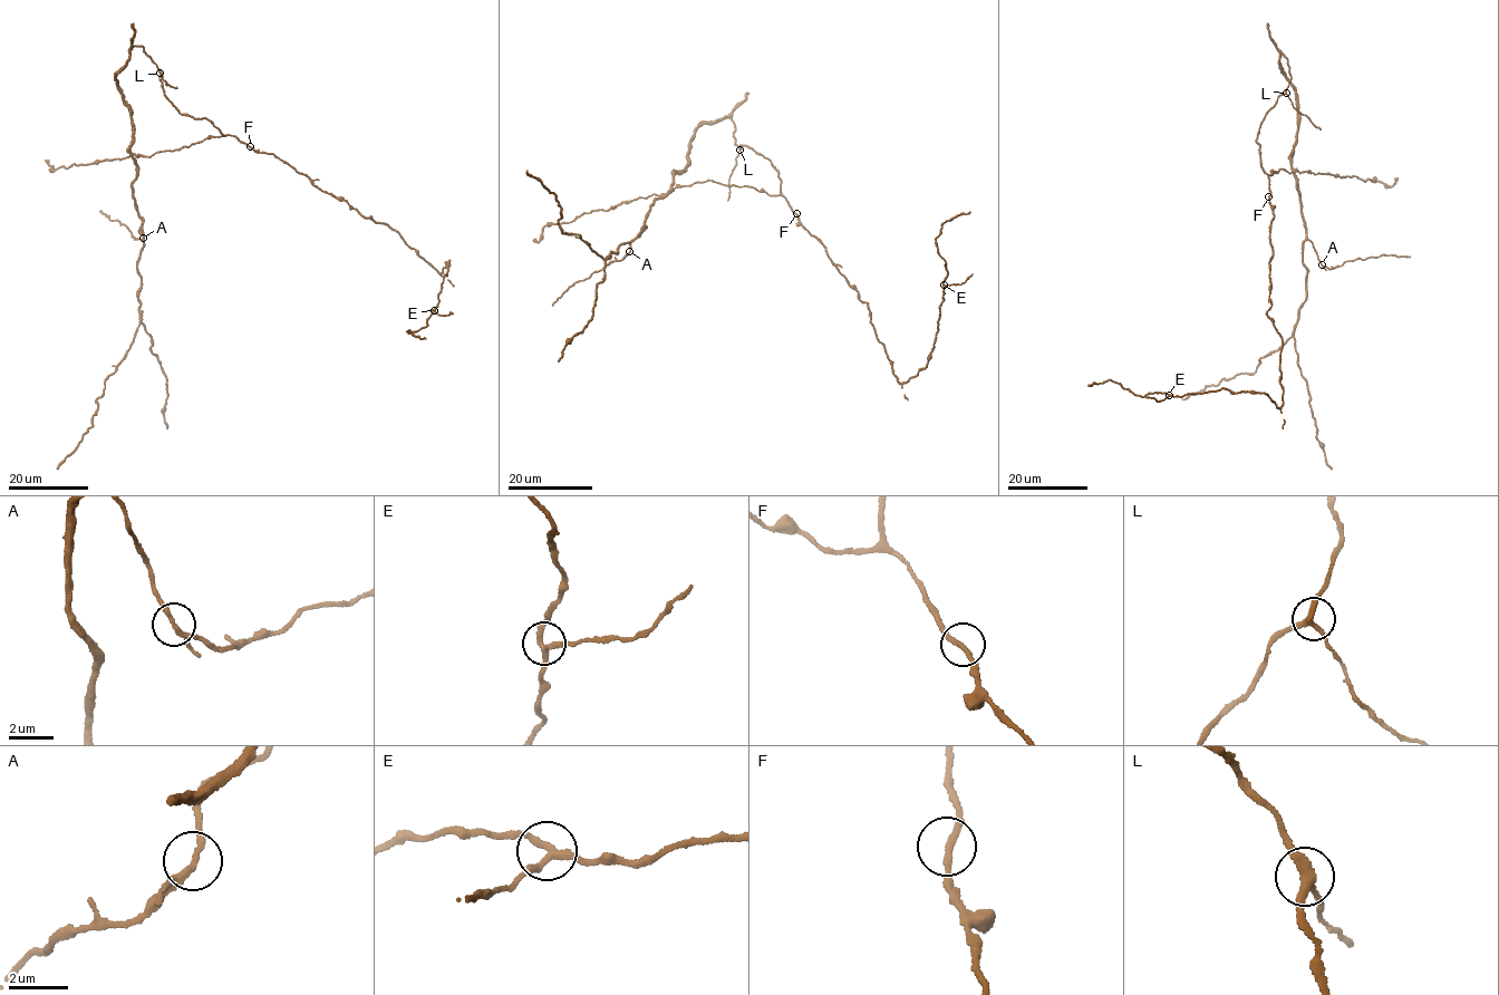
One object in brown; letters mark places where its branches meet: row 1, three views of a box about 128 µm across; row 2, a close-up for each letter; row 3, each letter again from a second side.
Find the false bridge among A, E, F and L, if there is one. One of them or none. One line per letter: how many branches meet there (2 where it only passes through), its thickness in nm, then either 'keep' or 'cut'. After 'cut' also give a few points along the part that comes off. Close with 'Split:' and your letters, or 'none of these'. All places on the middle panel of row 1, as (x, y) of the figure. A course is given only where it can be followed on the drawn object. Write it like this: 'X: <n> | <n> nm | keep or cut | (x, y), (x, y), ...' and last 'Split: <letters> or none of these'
A: 3 | 190 nm | keep
E: 3 | 240 nm | keep
F: 2 | 200 nm | keep
L: 3 | 260 nm | keep
Split: none of these

